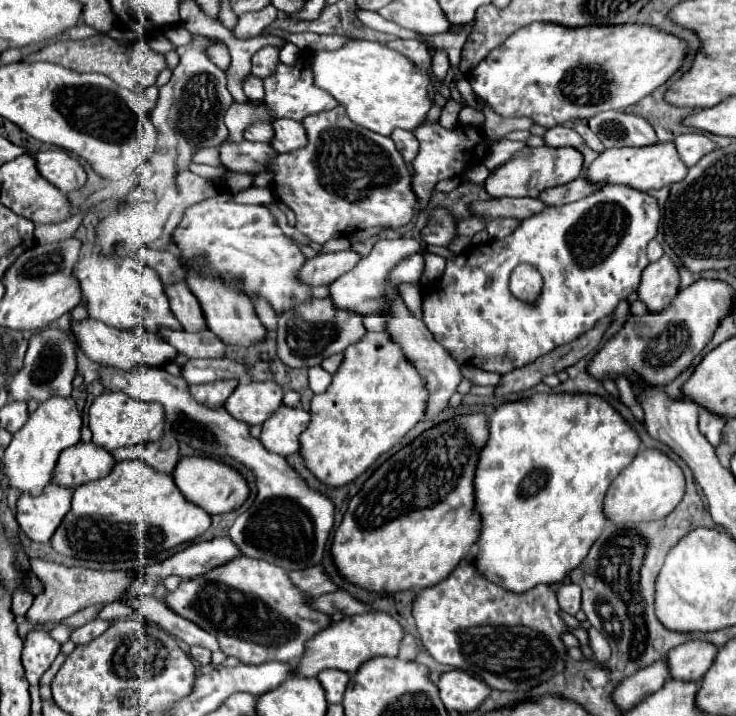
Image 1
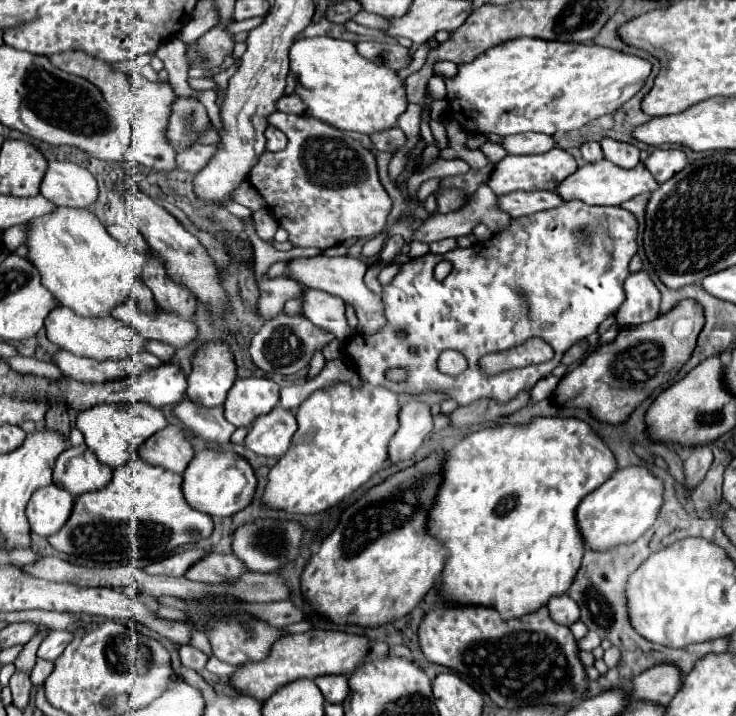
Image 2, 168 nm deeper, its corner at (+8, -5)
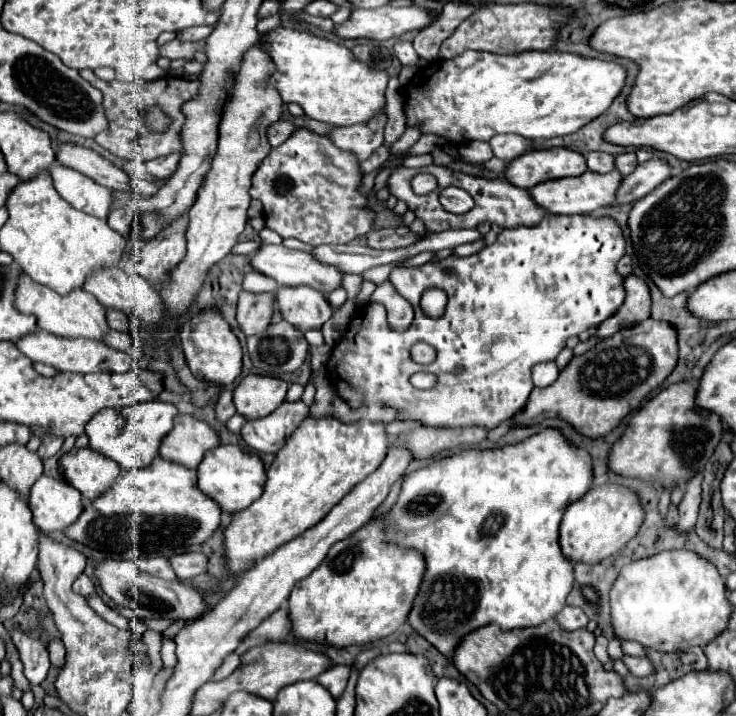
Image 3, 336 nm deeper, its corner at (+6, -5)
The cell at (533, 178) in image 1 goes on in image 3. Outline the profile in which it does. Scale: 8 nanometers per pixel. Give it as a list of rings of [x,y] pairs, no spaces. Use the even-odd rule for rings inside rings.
[[[534,149],[516,159],[506,167],[506,181],[520,189],[532,189],[538,183],[562,177],[576,177],[586,171],[586,159],[570,149]]]

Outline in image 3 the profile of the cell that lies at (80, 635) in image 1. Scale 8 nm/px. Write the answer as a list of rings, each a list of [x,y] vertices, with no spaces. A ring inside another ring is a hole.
[[[8,629],[16,649],[20,651],[20,661],[24,665],[24,677],[30,685],[40,685],[50,669],[48,659],[48,643],[42,639],[34,639],[18,629]]]

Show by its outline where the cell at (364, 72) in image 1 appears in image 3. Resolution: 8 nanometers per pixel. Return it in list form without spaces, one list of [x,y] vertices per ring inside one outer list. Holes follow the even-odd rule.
[[[284,27],[270,31],[264,47],[278,67],[274,85],[280,91],[284,103],[296,101],[308,117],[334,127],[348,127],[354,123],[366,123],[378,115],[378,111],[384,111],[384,93],[390,79],[388,73],[370,71],[364,63],[354,59],[354,53],[348,47],[306,31]]]

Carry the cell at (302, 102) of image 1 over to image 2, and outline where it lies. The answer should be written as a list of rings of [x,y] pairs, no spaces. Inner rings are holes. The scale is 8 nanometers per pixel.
[[[284,95],[278,103],[278,109],[284,113],[304,113],[304,103],[300,103],[300,99],[296,99],[296,95]]]

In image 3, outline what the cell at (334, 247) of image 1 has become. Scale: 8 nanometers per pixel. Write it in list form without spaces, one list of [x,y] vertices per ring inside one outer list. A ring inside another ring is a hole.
[[[250,271],[250,275],[246,275],[244,279],[244,291],[252,291],[252,293],[264,293],[264,291],[274,291],[280,285],[274,283],[274,279],[264,277],[258,271]]]

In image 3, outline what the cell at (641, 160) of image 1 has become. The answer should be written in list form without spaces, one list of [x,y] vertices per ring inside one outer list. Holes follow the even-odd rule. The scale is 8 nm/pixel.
[[[614,169],[606,175],[598,175],[594,171],[586,171],[586,175],[570,177],[570,179],[554,179],[550,183],[540,183],[538,187],[530,189],[530,195],[536,203],[540,203],[548,213],[560,213],[560,215],[574,215],[574,213],[590,213],[598,207],[606,207],[614,203],[614,195],[618,189],[618,183],[622,181],[622,175]]]

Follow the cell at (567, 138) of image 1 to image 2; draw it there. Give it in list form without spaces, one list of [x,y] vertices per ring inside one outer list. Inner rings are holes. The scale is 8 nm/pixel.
[[[520,133],[520,135],[506,135],[502,137],[500,145],[510,155],[528,155],[528,153],[544,153],[554,147],[554,139],[550,135],[536,135],[536,133]]]

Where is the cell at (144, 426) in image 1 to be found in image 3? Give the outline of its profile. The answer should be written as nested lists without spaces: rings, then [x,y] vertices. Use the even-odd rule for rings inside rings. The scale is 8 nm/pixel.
[[[158,399],[130,405],[130,409],[122,407],[122,409],[98,411],[94,415],[94,419],[90,419],[90,423],[86,425],[90,449],[116,461],[122,469],[148,467],[150,461],[158,455],[162,437],[172,429],[174,415],[178,415],[178,409],[172,403],[164,403]],[[124,411],[128,411],[128,413],[124,413]]]

